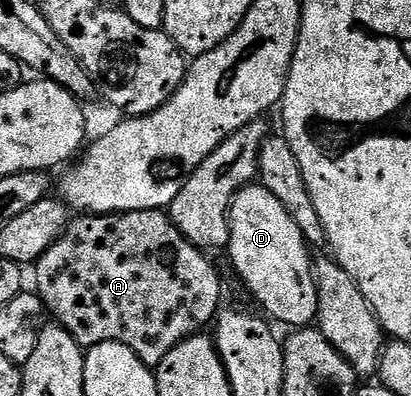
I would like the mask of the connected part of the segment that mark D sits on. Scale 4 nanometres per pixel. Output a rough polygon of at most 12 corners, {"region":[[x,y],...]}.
{"region":[[271,190],[229,203],[229,260],[293,330],[317,319],[310,245]]}

